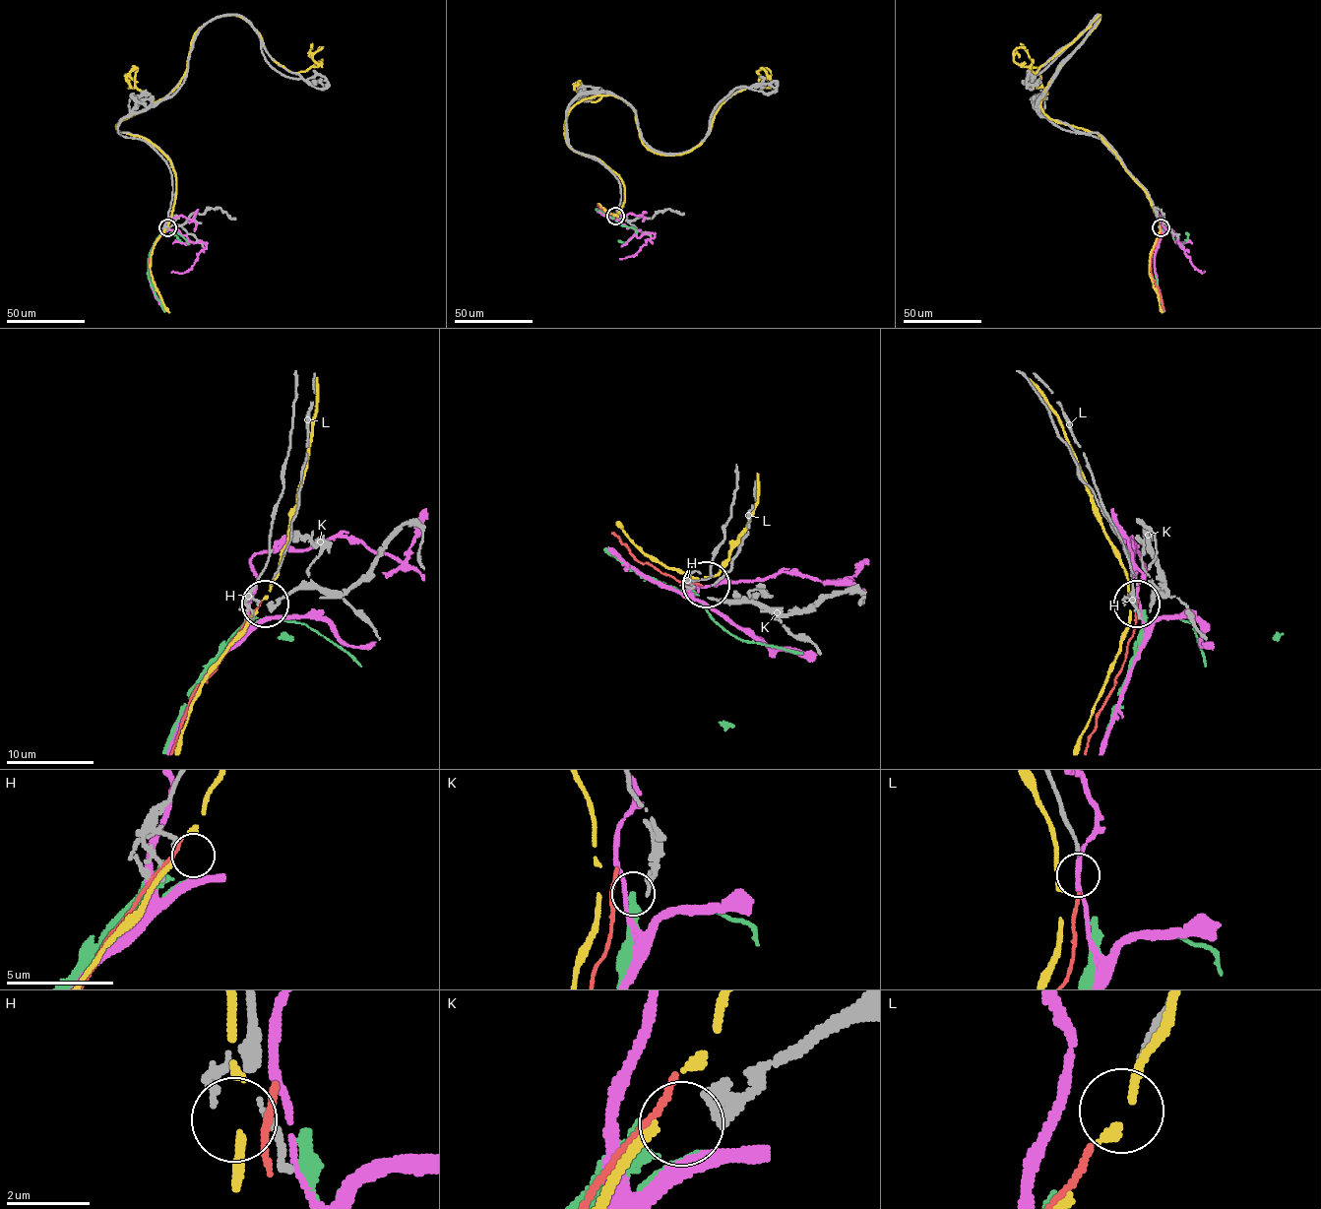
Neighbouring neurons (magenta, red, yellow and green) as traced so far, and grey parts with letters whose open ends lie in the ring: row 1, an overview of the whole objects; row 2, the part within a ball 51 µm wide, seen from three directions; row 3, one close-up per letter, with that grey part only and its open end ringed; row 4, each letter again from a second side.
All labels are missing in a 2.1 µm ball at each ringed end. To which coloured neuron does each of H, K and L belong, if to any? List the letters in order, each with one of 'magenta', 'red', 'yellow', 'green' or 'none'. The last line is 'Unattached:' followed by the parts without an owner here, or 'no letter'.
H: none
K: green
L: red
Unattached: H

